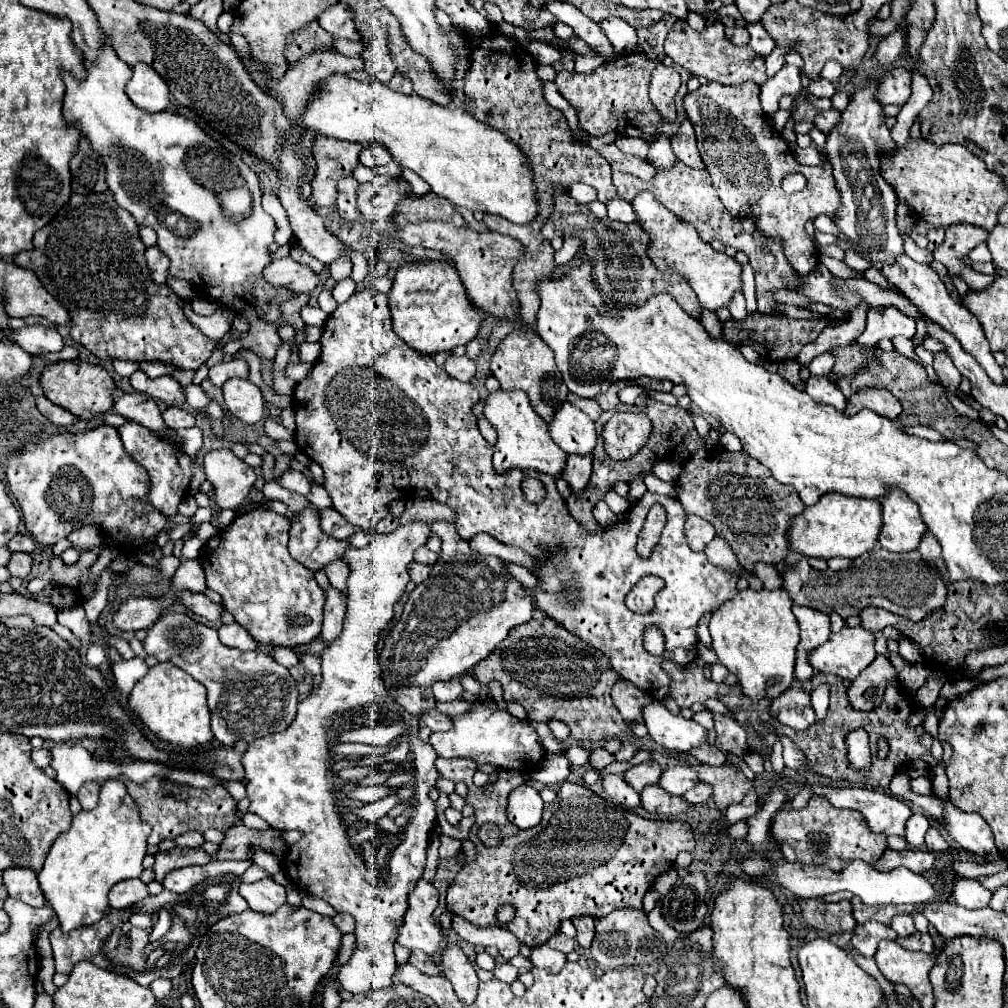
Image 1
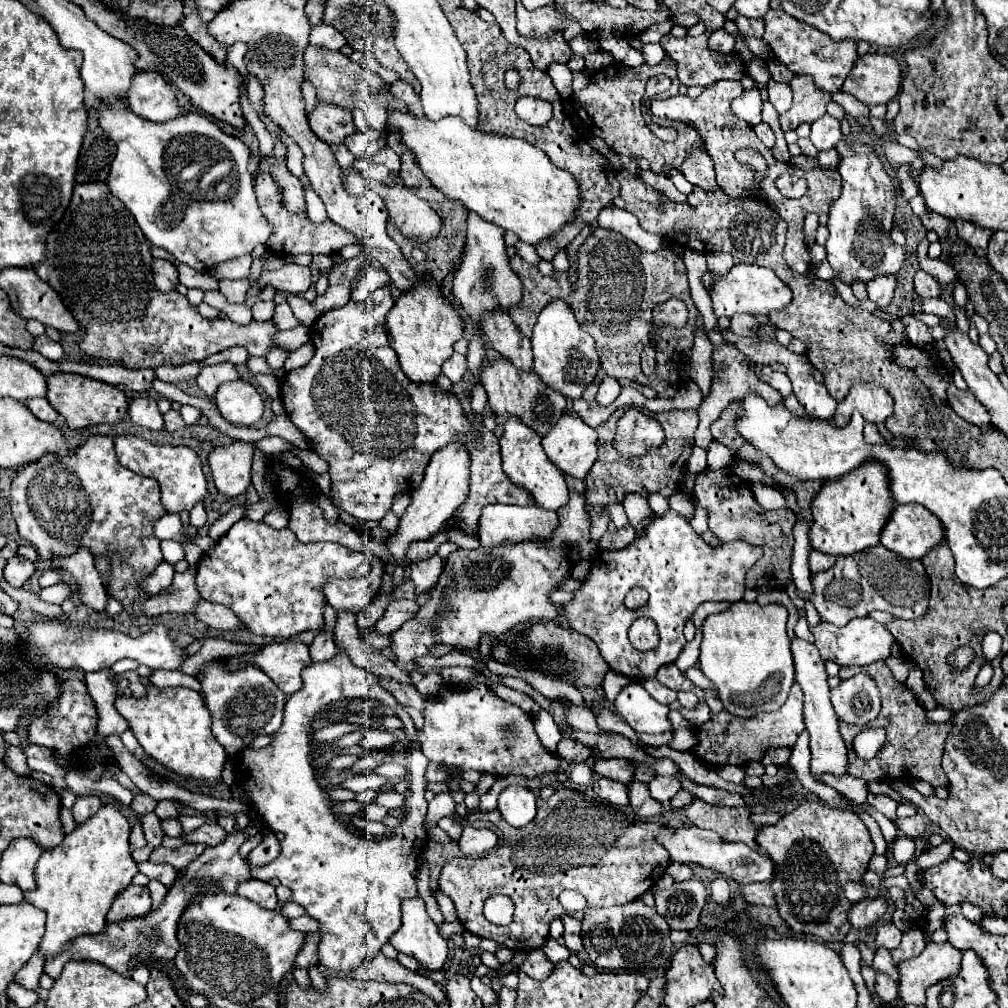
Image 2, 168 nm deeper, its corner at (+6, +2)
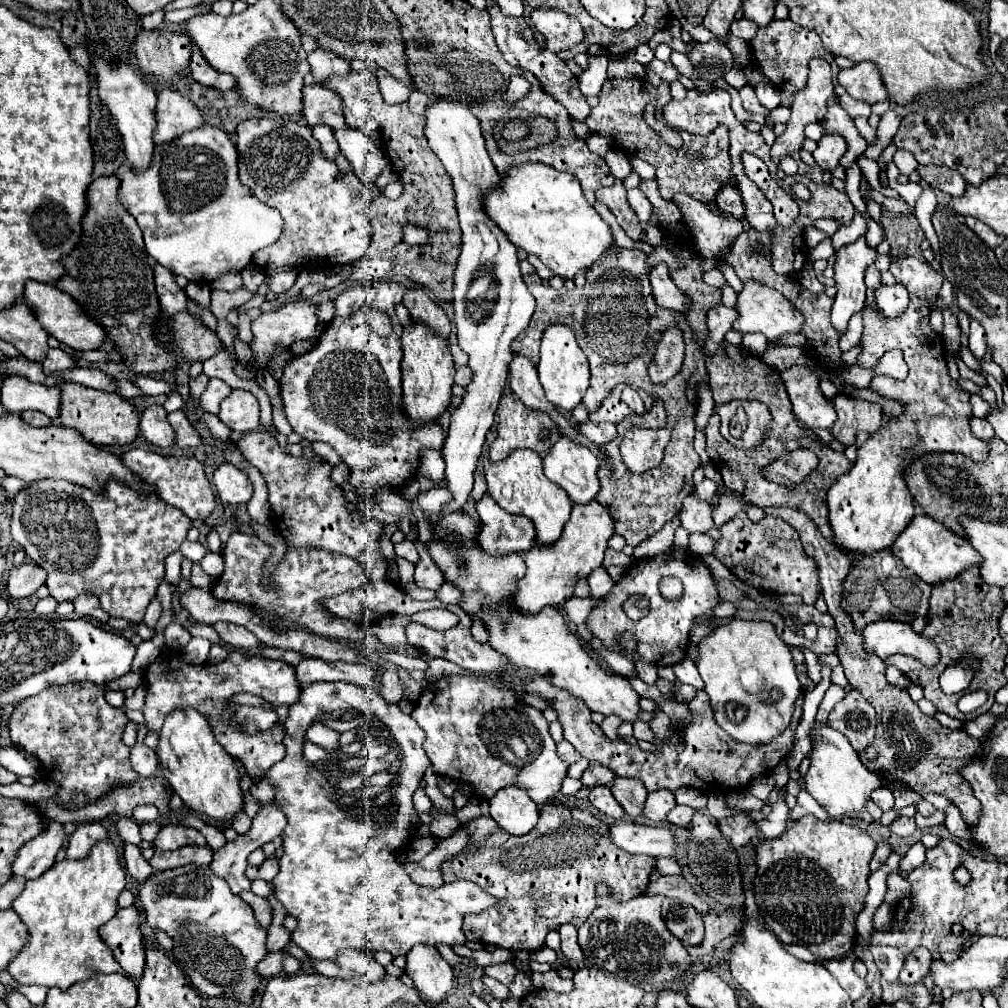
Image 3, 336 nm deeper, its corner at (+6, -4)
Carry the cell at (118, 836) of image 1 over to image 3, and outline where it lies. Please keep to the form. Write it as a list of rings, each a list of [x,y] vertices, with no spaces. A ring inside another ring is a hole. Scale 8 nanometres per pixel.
[[[108,838],[98,842],[90,850],[88,858],[84,858],[84,860],[66,860],[64,858],[62,862],[54,864],[48,872],[44,872],[40,878],[28,880],[24,892],[12,904],[14,912],[20,916],[20,920],[28,928],[28,944],[10,962],[8,974],[18,984],[24,984],[24,986],[40,984],[46,988],[56,986],[60,990],[68,990],[72,984],[92,978],[98,972],[104,972],[104,974],[120,972],[122,968],[114,960],[108,946],[98,936],[98,928],[118,912],[118,896],[124,890],[124,886],[126,886],[126,874],[120,866],[116,846]]]

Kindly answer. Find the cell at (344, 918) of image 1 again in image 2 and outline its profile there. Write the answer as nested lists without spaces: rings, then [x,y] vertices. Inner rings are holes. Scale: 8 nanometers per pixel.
[[[300,916],[296,920],[290,920],[290,926],[294,930],[300,930],[300,932],[318,932],[318,920],[308,920],[308,916]]]

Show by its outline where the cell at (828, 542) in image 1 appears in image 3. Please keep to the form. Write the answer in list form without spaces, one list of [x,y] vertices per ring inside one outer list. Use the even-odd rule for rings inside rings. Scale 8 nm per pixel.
[[[904,258],[890,264],[888,270],[896,282],[908,290],[910,304],[898,318],[886,318],[870,306],[864,306],[864,334],[860,340],[862,352],[858,356],[858,366],[874,368],[888,350],[902,350],[904,362],[910,368],[908,376],[904,380],[874,376],[870,390],[902,402],[904,412],[896,418],[888,418],[882,428],[858,448],[858,460],[852,470],[838,478],[828,490],[830,524],[836,544],[848,552],[860,552],[862,556],[890,548],[896,536],[902,534],[914,518],[914,498],[904,480],[908,460],[932,452],[960,452],[972,460],[984,460],[988,454],[988,444],[976,438],[970,430],[970,392],[962,390],[960,384],[948,376],[942,336],[930,328],[930,306],[936,300],[944,278],[932,264],[918,258]]]

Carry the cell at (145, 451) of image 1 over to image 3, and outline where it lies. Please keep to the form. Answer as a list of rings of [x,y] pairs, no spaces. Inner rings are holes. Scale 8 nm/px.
[[[132,448],[122,456],[122,462],[144,482],[154,484],[158,496],[180,508],[190,520],[196,518],[208,518],[210,512],[214,510],[214,492],[210,482],[204,476],[204,466],[200,462],[196,462],[194,458],[176,458],[176,456],[160,456],[152,450],[146,448]]]

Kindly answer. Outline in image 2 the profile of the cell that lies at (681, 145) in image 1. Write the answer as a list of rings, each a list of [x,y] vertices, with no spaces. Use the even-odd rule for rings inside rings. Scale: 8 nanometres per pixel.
[[[690,152],[680,166],[680,172],[686,176],[688,182],[700,186],[704,190],[716,190],[718,184],[714,180],[714,164],[706,156],[706,152]]]

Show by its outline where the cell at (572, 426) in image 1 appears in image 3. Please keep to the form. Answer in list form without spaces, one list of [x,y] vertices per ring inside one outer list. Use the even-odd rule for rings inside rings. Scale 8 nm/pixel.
[[[560,438],[544,456],[544,474],[564,488],[574,504],[590,504],[600,490],[598,458],[568,438]]]

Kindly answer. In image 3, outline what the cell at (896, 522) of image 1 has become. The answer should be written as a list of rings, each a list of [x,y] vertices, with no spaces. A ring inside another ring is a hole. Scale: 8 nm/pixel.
[[[918,514],[912,518],[908,528],[892,544],[892,552],[904,562],[906,568],[910,568],[930,586],[936,586],[946,580],[956,580],[968,568],[982,564],[982,556],[978,554],[978,550],[974,550],[974,546],[970,546],[970,542],[966,542],[964,538],[960,538],[944,524],[936,522],[926,514]]]

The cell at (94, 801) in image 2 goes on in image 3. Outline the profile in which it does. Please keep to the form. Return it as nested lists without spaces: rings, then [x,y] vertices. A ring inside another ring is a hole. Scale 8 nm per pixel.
[[[98,822],[78,824],[74,834],[70,836],[66,858],[72,858],[72,860],[86,858],[90,854],[92,846],[96,846],[96,842],[100,842],[102,838],[106,838],[106,828],[102,824],[98,824]]]

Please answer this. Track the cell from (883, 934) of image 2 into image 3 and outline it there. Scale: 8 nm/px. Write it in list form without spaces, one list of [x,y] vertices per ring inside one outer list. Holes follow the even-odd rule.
[[[870,946],[870,952],[874,956],[874,962],[886,982],[896,982],[898,974],[902,970],[904,954],[890,946]]]

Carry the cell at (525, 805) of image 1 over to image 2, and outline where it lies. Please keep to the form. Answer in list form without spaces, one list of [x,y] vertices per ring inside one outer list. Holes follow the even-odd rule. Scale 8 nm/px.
[[[508,786],[498,798],[498,810],[510,826],[526,826],[536,816],[536,794],[522,786]]]

